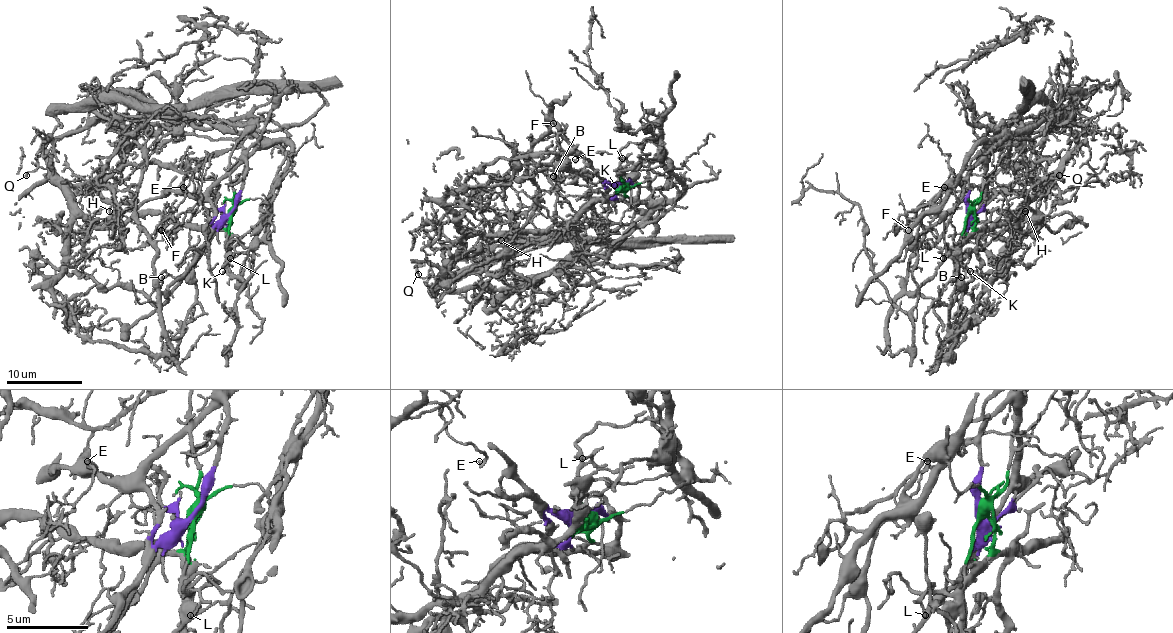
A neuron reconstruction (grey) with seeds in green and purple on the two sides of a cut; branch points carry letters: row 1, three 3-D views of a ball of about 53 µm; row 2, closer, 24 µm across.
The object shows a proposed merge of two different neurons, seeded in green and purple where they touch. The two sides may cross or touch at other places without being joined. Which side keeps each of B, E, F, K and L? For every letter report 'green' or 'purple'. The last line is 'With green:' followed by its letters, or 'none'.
B: purple
E: purple
F: purple
K: green
L: green
With green: K, L

